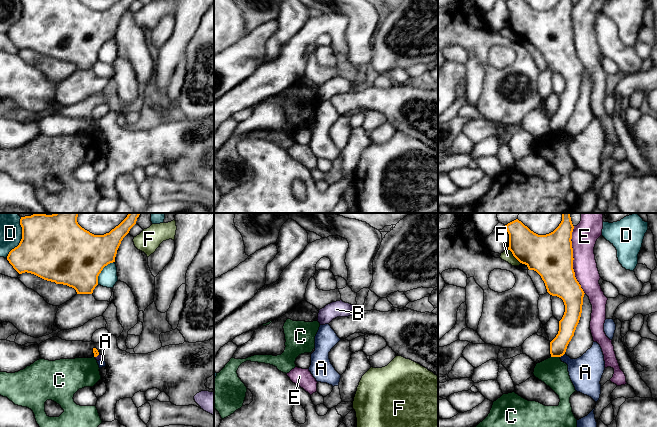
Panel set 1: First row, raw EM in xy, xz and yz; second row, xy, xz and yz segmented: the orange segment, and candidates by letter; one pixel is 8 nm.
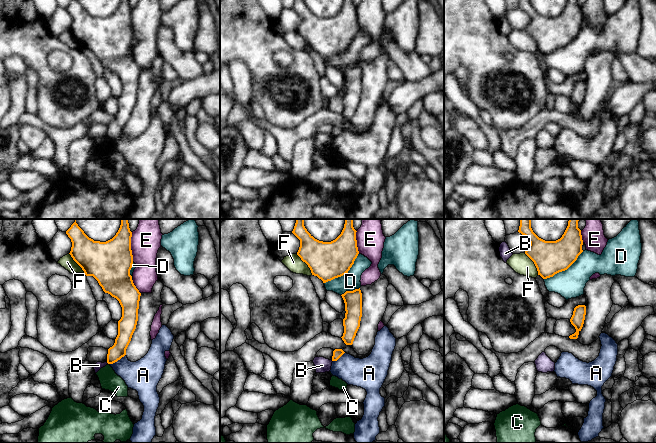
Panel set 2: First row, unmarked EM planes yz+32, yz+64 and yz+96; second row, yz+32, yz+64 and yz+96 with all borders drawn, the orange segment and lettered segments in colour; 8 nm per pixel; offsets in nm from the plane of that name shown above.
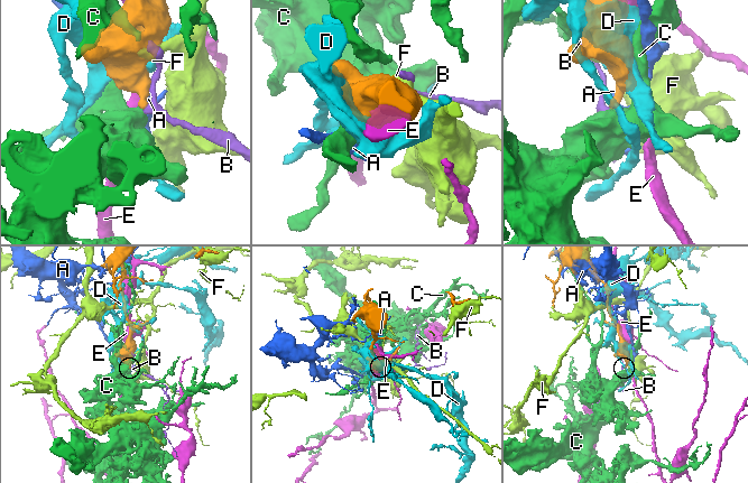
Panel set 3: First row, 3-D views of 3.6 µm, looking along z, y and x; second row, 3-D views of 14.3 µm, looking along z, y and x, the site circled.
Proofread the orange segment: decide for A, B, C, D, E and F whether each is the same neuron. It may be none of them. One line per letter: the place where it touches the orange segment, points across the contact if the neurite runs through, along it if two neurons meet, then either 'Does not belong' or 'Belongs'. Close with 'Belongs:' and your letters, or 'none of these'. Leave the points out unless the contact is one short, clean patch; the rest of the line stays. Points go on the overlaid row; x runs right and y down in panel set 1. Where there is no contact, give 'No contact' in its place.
A: Touches orange at yz (562, 355). Boundary: yz (564, 353), (560, 357). Does not belong
B: Touches orange at xy (97, 355). Boundary: xy (99, 354), (95, 357). Does not belong
C: Touches orange at yz (555, 356). Does not belong
D: Touches orange at xy (22, 238). Does not belong
E: Touches orange at yz (573, 259). Does not belong
F: Touches orange at yz (513, 255). Does not belong
Belongs: none of these

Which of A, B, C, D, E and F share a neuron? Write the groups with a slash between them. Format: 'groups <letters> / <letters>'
groups A / B / C / D / E / F

